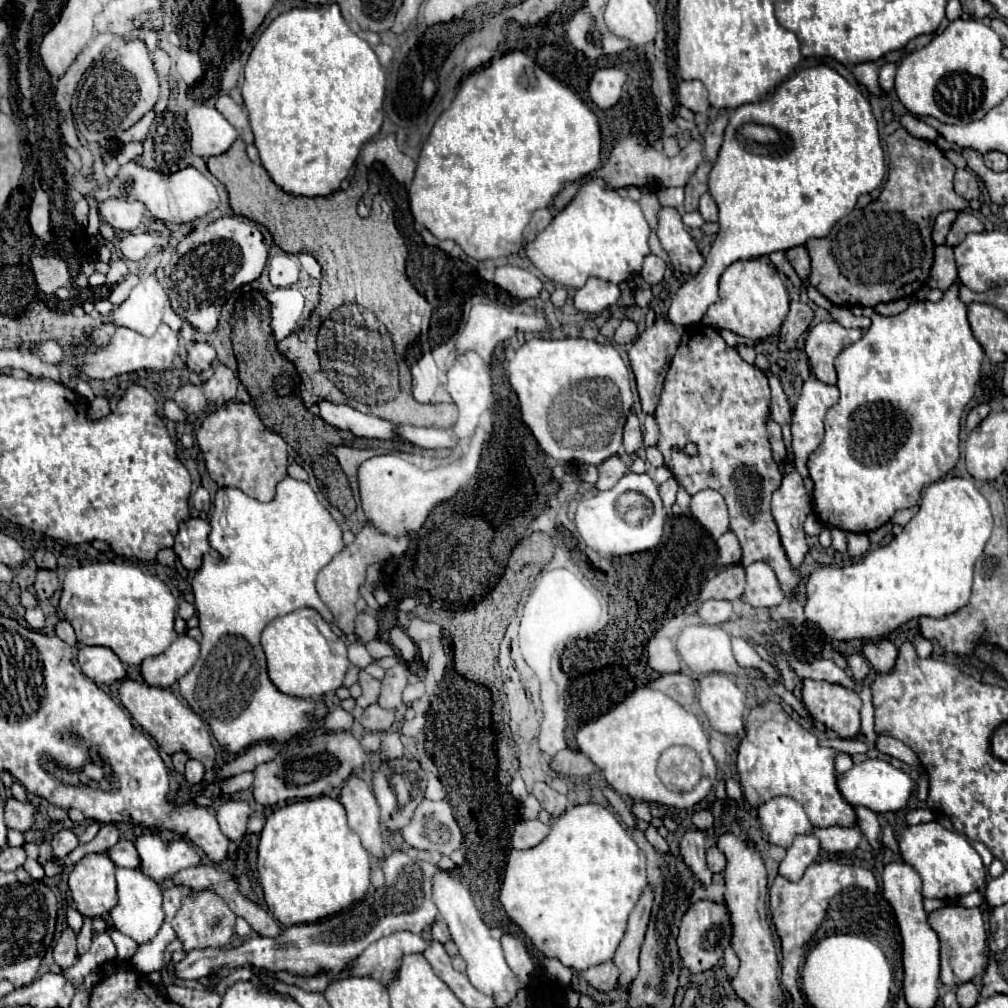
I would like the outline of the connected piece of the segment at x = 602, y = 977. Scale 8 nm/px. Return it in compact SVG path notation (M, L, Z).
M607 961L607 963L601 963L601 965L595 965L591 969L587 969L583 973L583 977L599 991L599 993L609 993L613 989L617 989L619 985L619 969L613 961Z

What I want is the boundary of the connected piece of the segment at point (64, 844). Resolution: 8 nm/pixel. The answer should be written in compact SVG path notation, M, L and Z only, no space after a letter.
M69 829L59 831L59 833L53 837L51 847L53 847L53 857L65 859L65 857L77 847L77 837L75 837L75 833L69 831Z

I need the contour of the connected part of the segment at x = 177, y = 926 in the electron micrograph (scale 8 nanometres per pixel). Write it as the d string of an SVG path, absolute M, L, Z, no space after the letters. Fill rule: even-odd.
M195 891L195 893L197 897L193 897L193 901L185 901L185 905L181 907L181 913L177 913L177 917L173 919L173 929L177 931L177 937L183 941L183 949L193 951L203 947L227 945L235 935L233 933L235 913L231 913L225 901L221 901L221 897L217 897L215 893L209 893L209 891Z

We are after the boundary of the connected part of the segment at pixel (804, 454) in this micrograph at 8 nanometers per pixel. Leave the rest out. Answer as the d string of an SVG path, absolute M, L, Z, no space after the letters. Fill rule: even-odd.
M811 375L801 391L801 397L793 409L791 433L793 433L793 453L795 463L807 483L807 493L811 493L813 485L807 479L805 461L823 441L823 417L831 405L839 401L839 389L835 385L827 385Z

